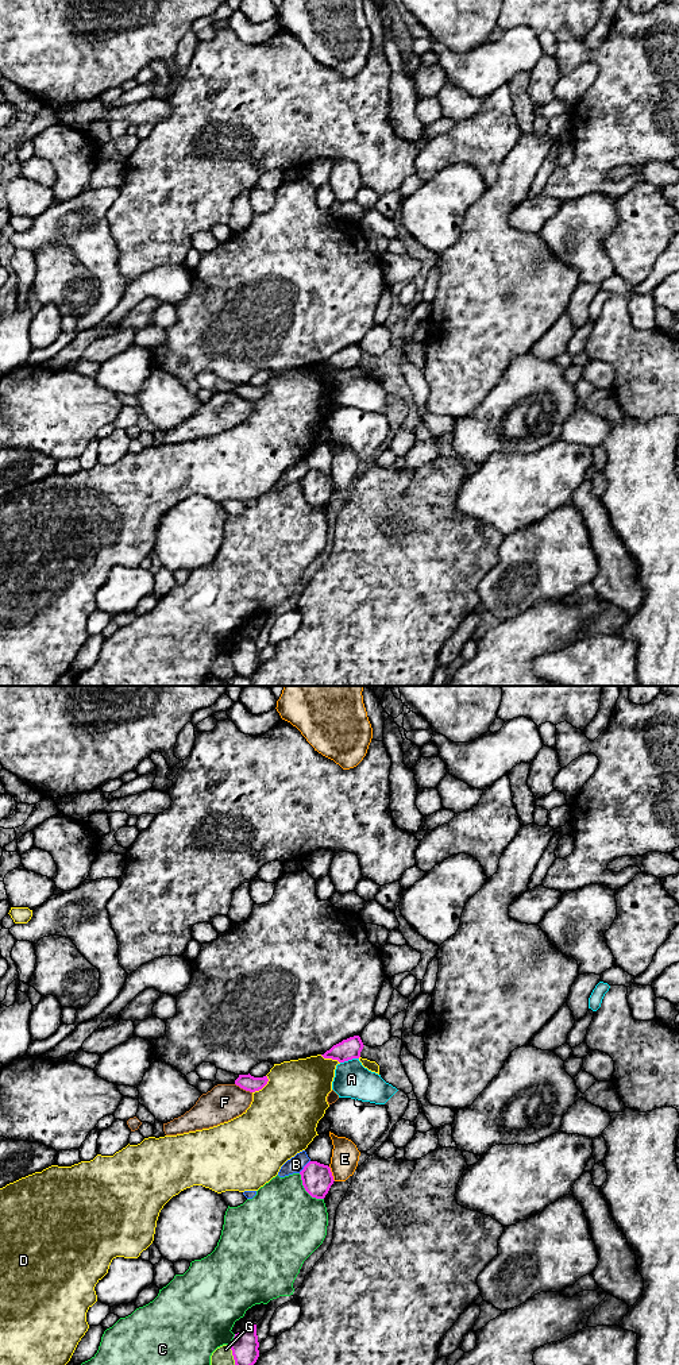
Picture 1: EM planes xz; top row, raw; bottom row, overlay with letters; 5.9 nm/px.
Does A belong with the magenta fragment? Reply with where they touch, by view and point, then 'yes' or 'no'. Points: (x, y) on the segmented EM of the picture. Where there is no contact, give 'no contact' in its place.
xz (348, 1059) | no

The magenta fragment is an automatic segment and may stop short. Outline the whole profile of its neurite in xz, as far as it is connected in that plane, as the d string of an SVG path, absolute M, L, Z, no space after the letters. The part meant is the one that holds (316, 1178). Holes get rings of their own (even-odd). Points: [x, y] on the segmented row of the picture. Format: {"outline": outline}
{"outline": "M309 1161L300 1175L305 1191L316 1199L324 1199L335 1181L331 1168L317 1161Z"}

